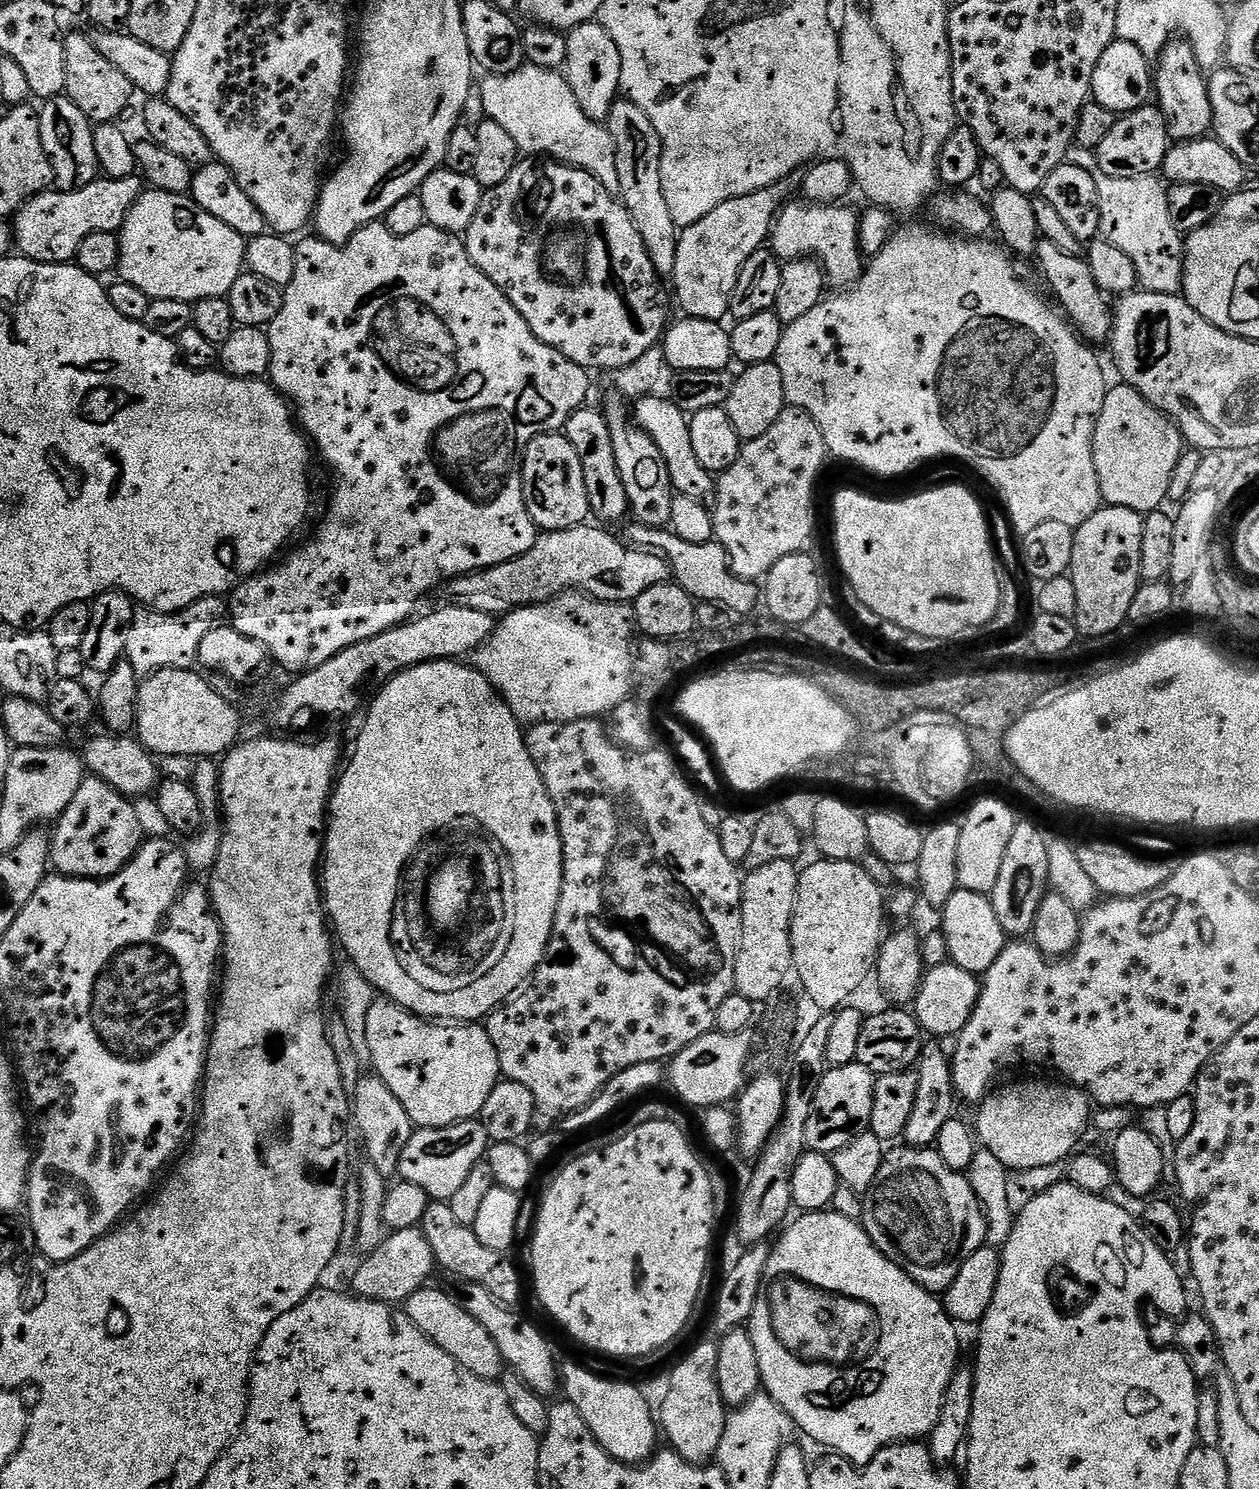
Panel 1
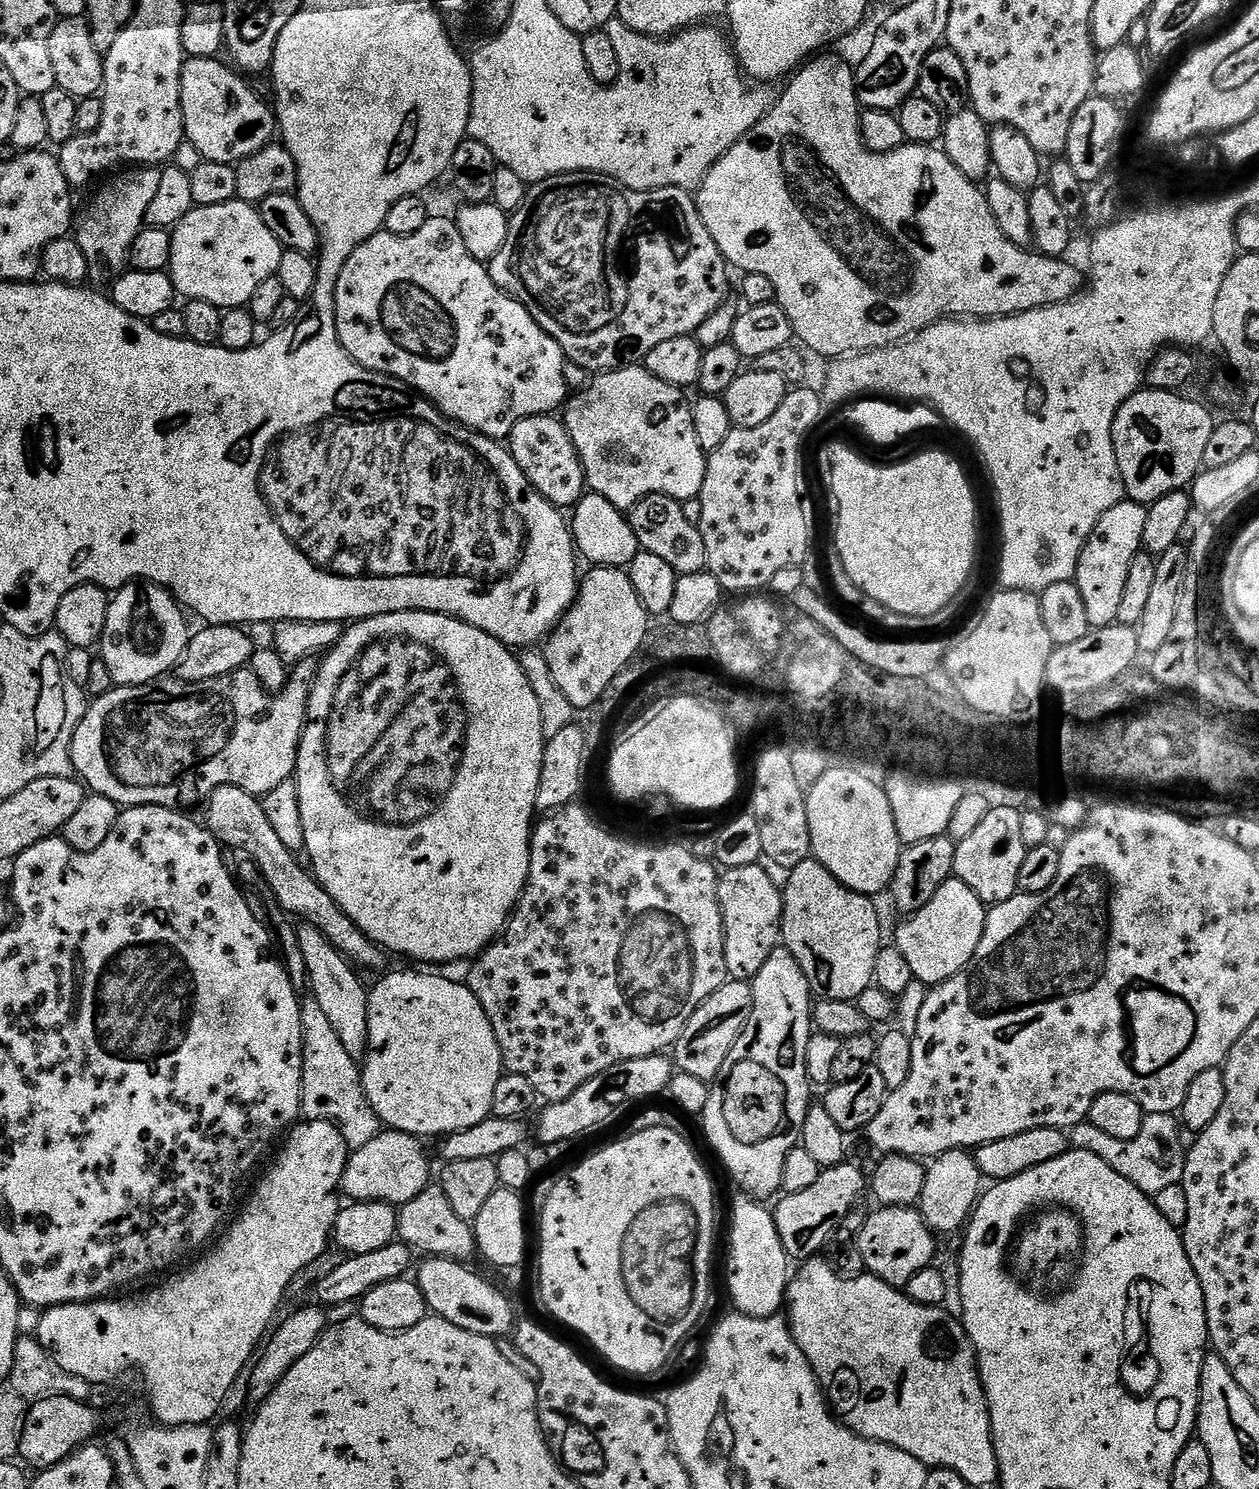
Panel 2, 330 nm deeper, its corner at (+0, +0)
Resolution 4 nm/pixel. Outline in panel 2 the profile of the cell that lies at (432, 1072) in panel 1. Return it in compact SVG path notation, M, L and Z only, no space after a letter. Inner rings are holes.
M420 970L424 972L392 972L389 971L387 974L389 976L384 976L376 985L371 985L368 994L368 1051L364 1053L362 1057L362 1071L360 1077L364 1083L364 1093L366 1098L370 1102L370 1106L374 1110L374 1114L378 1114L381 1125L385 1129L394 1132L405 1132L411 1136L419 1136L421 1138L427 1138L427 1136L436 1136L435 1138L443 1138L450 1135L452 1132L457 1132L458 1130L470 1130L470 1126L478 1126L478 1122L488 1119L492 1115L492 1103L494 1102L494 1090L498 1087L498 1082L501 1076L504 1075L506 1069L504 1067L504 1059L500 1053L500 1047L498 1046L498 1038L494 1034L494 1026L490 1026L490 1018L486 1018L486 1010L482 1010L482 1002L478 1002L478 998L474 998L474 994L468 989L467 983L461 982L460 984L456 980L447 980L444 976L431 976L431 971Z

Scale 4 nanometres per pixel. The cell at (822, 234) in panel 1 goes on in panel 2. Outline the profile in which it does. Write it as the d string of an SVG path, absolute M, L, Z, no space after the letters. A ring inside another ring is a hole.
M828 54L809 59L787 81L789 84L785 86L784 93L775 97L767 114L747 134L738 138L738 142L734 142L734 146L730 146L730 150L718 158L718 162L714 162L694 192L698 214L706 230L710 230L710 238L714 238L720 253L733 269L741 268L744 274L766 274L766 278L770 278L776 291L775 303L780 305L786 318L790 318L793 337L797 341L801 340L807 351L817 352L827 358L837 350L861 348L865 351L869 345L885 344L920 327L928 316L935 320L1013 316L1032 308L1063 304L1081 291L1080 272L1074 265L1067 264L1067 259L1039 254L1031 256L1028 248L1020 248L1010 242L1006 234L1002 234L994 214L990 214L990 202L985 189L977 181L966 178L966 174L962 174L962 170L958 170L958 166L954 166L954 162L950 162L950 158L939 147L905 143L903 148L893 152L869 152L860 133L862 109L856 97L853 65L848 65L840 56L824 55Z

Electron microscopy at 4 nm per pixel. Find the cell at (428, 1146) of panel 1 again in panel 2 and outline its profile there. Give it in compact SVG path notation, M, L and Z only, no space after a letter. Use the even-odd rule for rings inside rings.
M380 1131L374 1142L366 1142L366 1146L355 1149L349 1155L344 1171L343 1195L352 1202L378 1200L381 1204L393 1206L410 1202L410 1198L418 1198L418 1194L422 1194L422 1190L426 1190L434 1180L434 1168L432 1172L432 1164L420 1144L423 1143L419 1136Z

